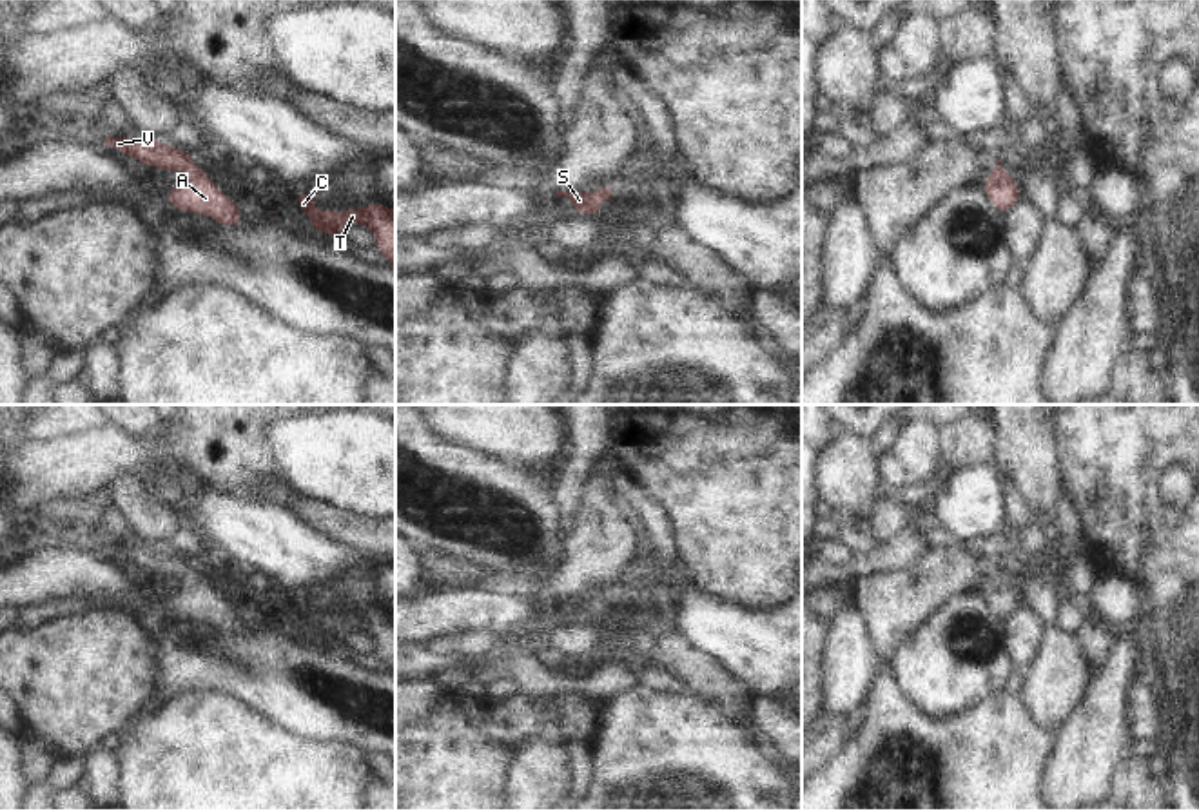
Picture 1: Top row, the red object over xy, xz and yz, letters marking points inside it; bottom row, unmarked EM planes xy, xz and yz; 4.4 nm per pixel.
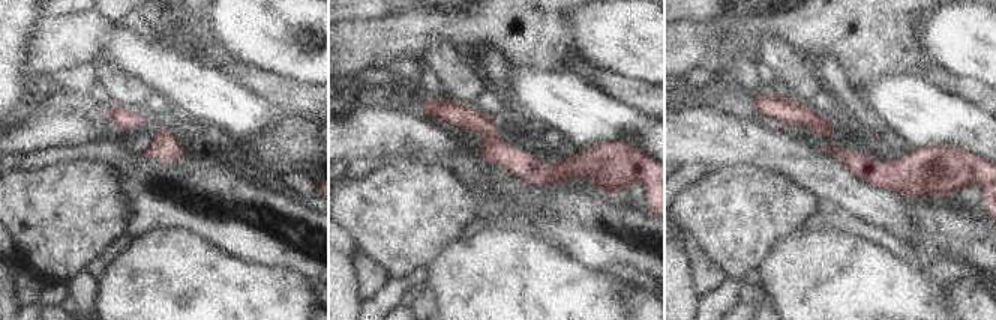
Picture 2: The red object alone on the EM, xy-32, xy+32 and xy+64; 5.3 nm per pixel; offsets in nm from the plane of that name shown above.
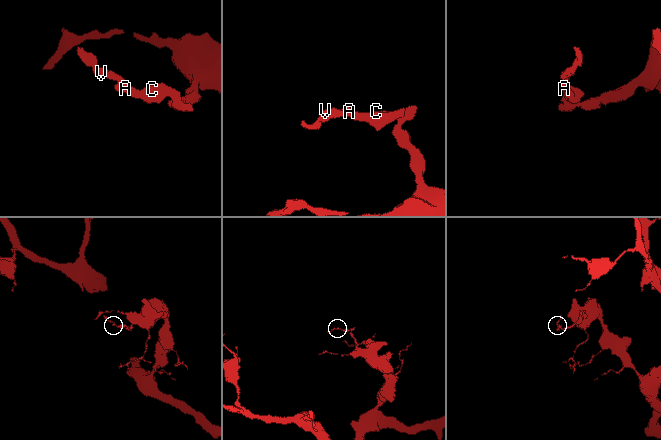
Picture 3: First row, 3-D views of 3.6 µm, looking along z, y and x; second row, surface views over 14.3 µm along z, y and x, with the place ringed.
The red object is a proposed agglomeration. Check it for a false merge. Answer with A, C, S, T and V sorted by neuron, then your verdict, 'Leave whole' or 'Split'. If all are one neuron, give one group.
Groups: A C S T V. Leave whole.

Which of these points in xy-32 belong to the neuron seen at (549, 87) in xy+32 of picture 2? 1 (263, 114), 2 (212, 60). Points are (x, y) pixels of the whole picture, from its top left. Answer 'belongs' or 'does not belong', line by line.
1: belongs
2: does not belong

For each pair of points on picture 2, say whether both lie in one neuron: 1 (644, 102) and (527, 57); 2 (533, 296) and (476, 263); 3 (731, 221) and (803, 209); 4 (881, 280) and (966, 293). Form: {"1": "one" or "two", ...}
{"1": "two", "2": "one", "3": "one", "4": "two"}

